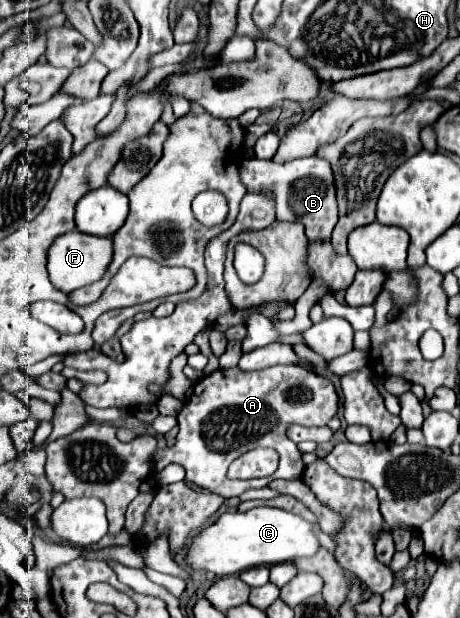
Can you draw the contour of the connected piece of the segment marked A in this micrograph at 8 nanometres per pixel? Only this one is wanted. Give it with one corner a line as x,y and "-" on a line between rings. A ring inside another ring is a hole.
277,364
257,372
243,372
239,368
229,368
225,372
215,370
195,384
191,398
183,404
183,410
177,416
177,442
155,454
155,470
179,464
185,468
185,478
189,482
223,498
241,496
249,488
263,488
275,479
297,480
303,474
305,462
301,460
301,452
295,442
285,436
287,426
327,426
327,422
337,414
337,406
339,396
331,380
315,372
307,372
301,366
-
257,446
277,448
281,456
277,476
250,480
227,478
229,464

